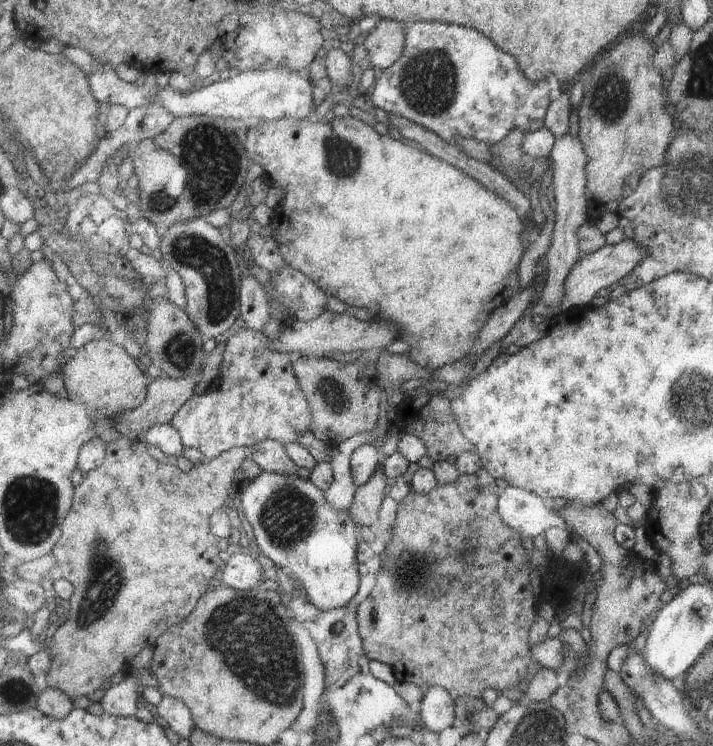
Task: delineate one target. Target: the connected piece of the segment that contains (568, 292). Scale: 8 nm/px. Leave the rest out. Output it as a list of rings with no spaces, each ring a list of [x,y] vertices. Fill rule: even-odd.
[[[625,240],[616,245],[605,245],[594,253],[585,255],[570,270],[569,276],[564,284],[564,295],[562,298],[562,312],[578,309],[597,302],[597,292],[603,288],[609,288],[611,284],[619,282],[627,274],[633,272],[633,267],[640,262],[640,258],[646,255],[644,249],[638,247],[632,240]]]

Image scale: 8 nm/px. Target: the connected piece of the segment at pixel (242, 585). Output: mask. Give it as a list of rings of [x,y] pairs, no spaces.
[[[252,553],[231,555],[222,569],[222,584],[238,591],[255,589],[264,579],[263,568]]]

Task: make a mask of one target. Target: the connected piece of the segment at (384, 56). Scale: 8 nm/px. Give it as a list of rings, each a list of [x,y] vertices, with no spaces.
[[[381,18],[366,38],[358,56],[368,65],[383,71],[393,66],[406,49],[404,28],[399,20]]]

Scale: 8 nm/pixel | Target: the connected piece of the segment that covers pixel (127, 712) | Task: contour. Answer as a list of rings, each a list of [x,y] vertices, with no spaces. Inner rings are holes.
[[[127,674],[120,683],[109,684],[99,702],[105,712],[118,717],[135,717],[137,702],[143,696],[143,687],[137,676]]]

